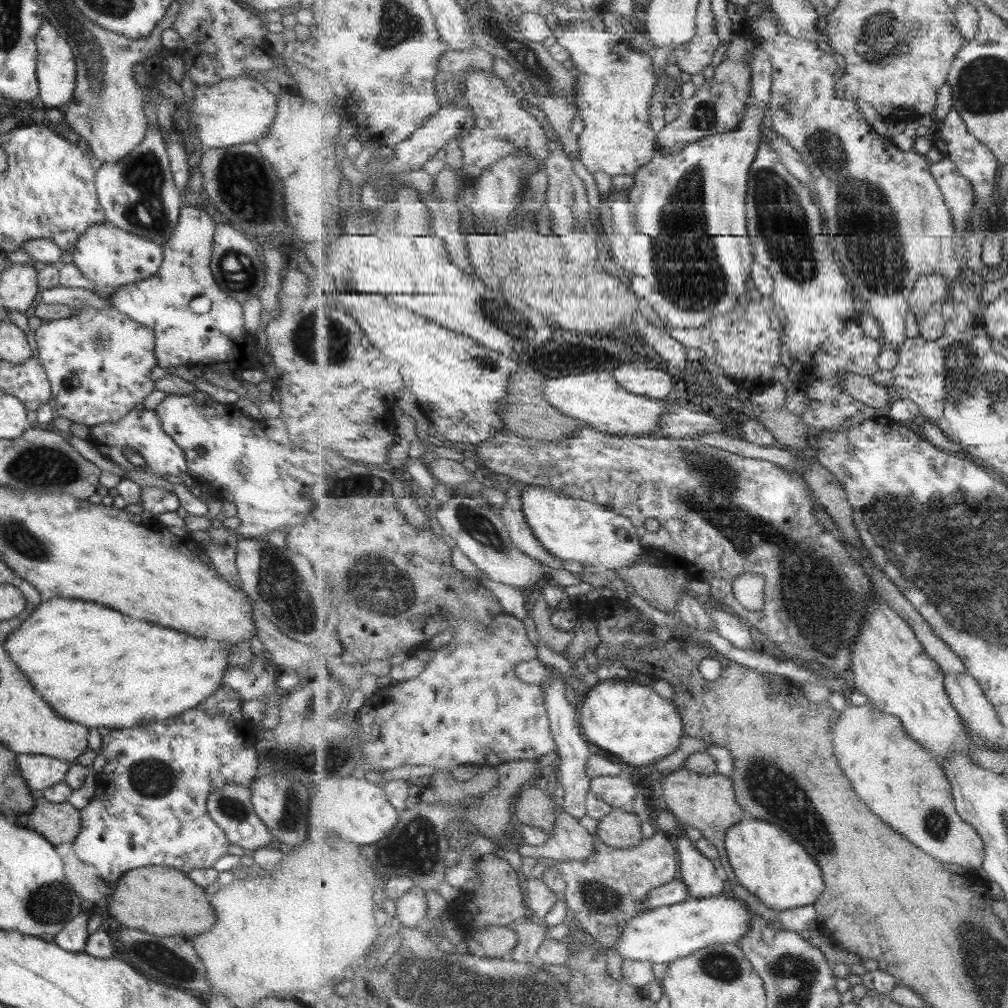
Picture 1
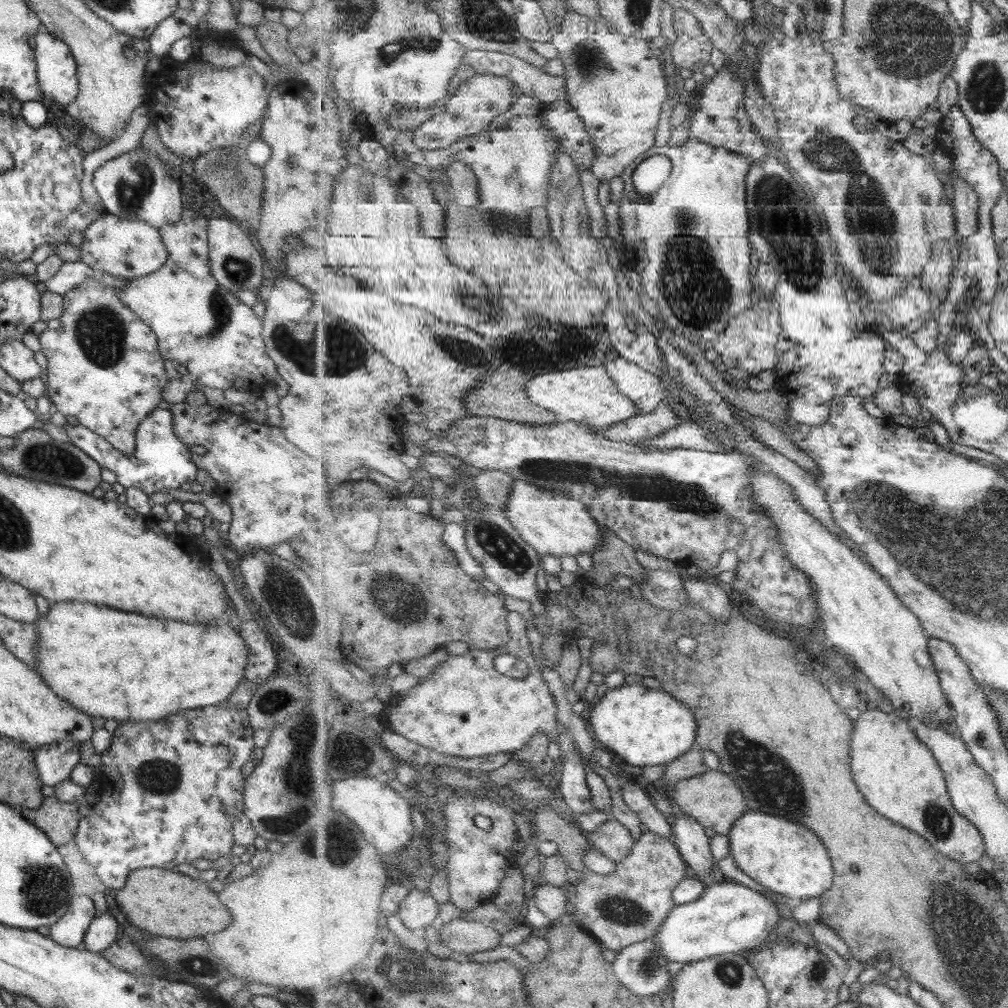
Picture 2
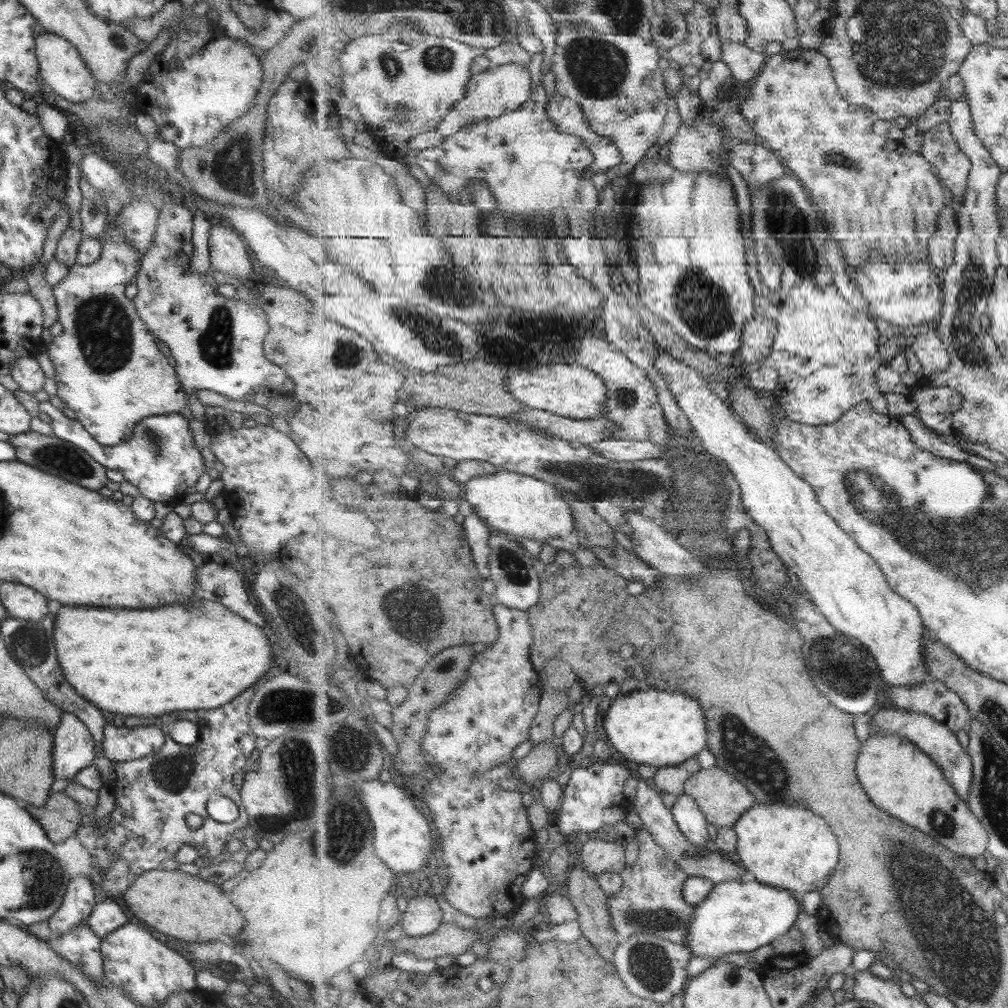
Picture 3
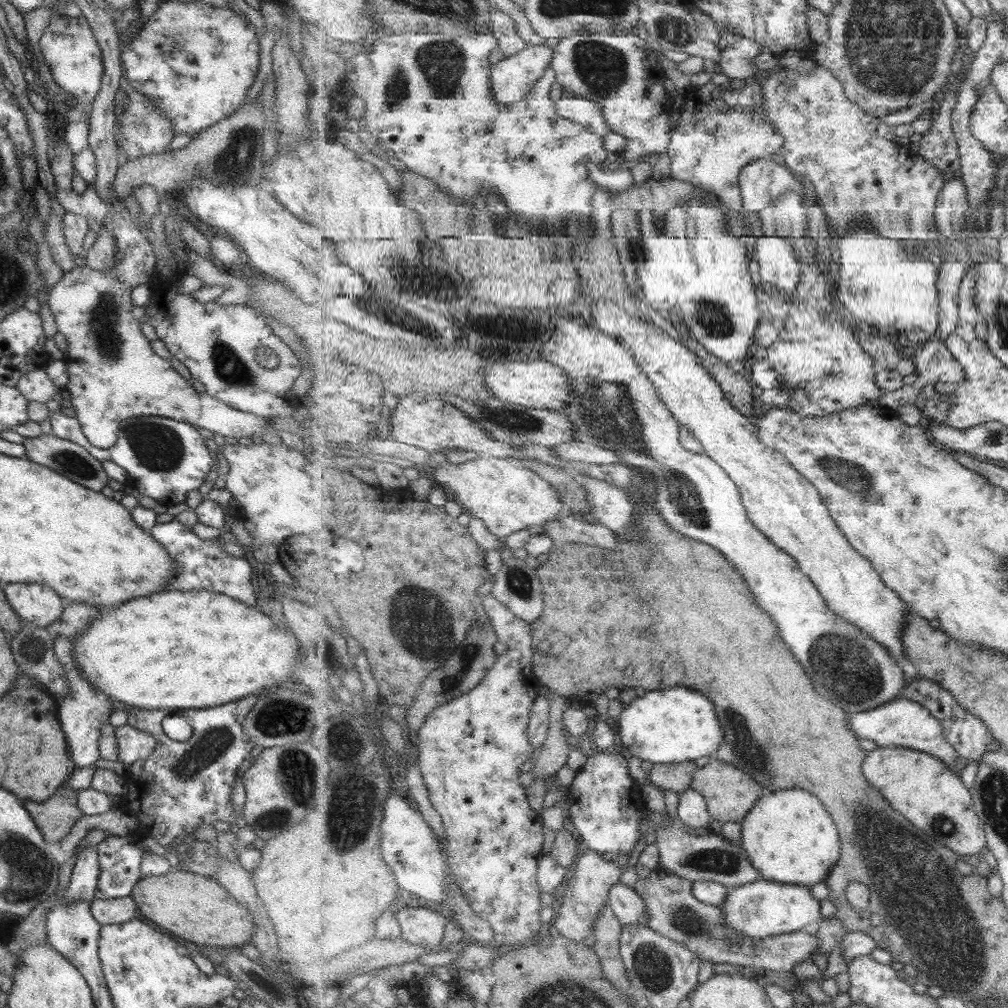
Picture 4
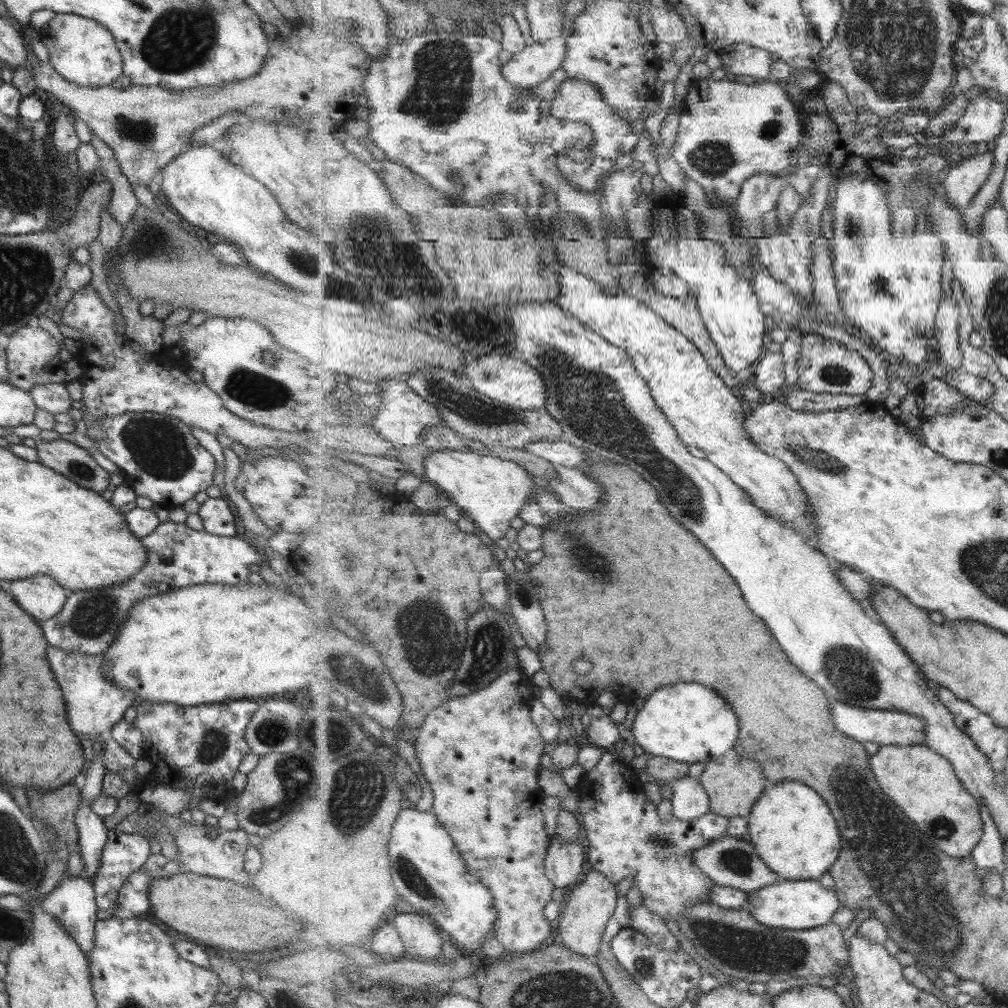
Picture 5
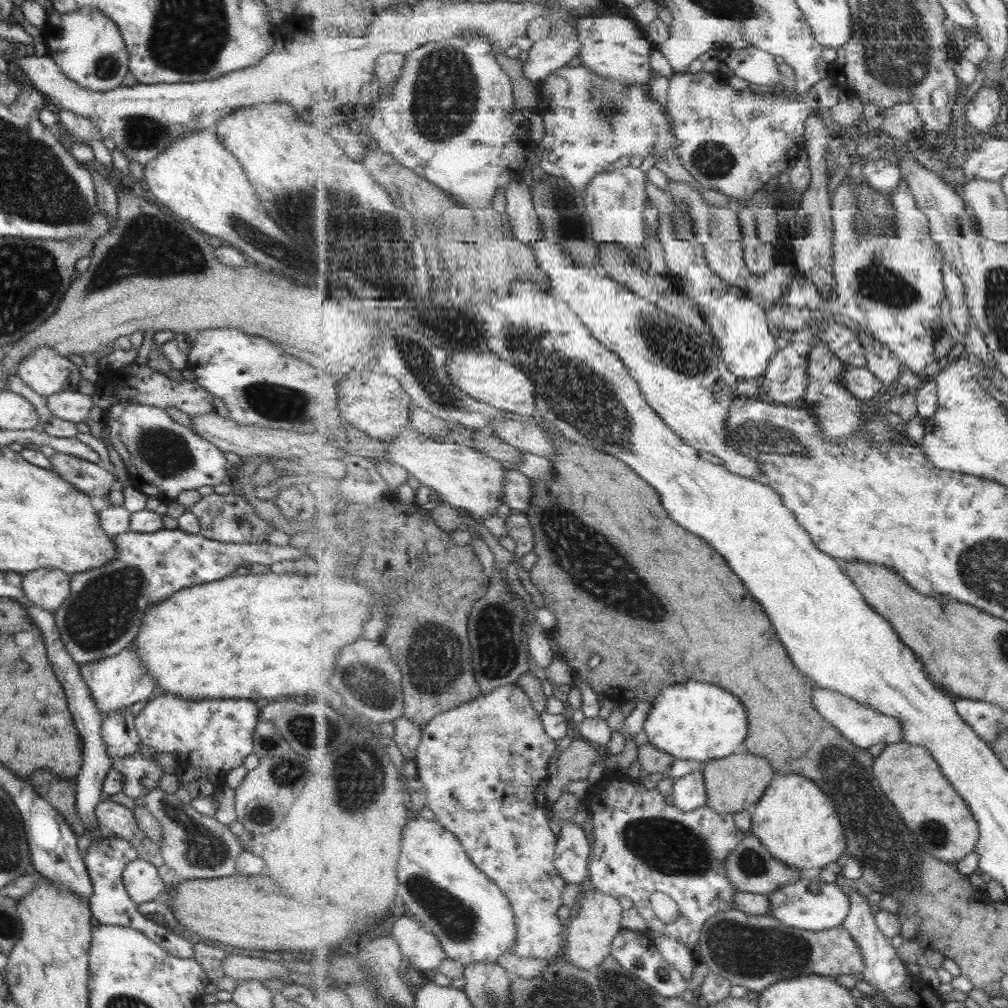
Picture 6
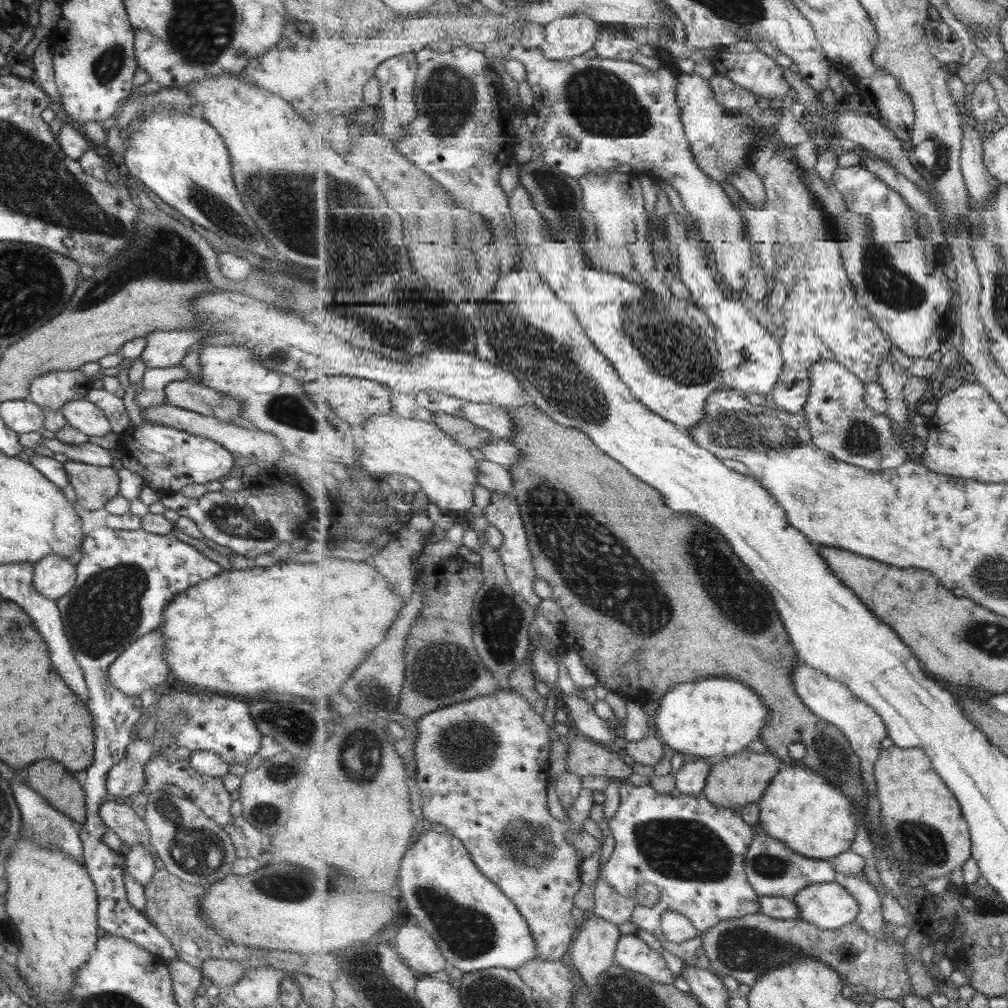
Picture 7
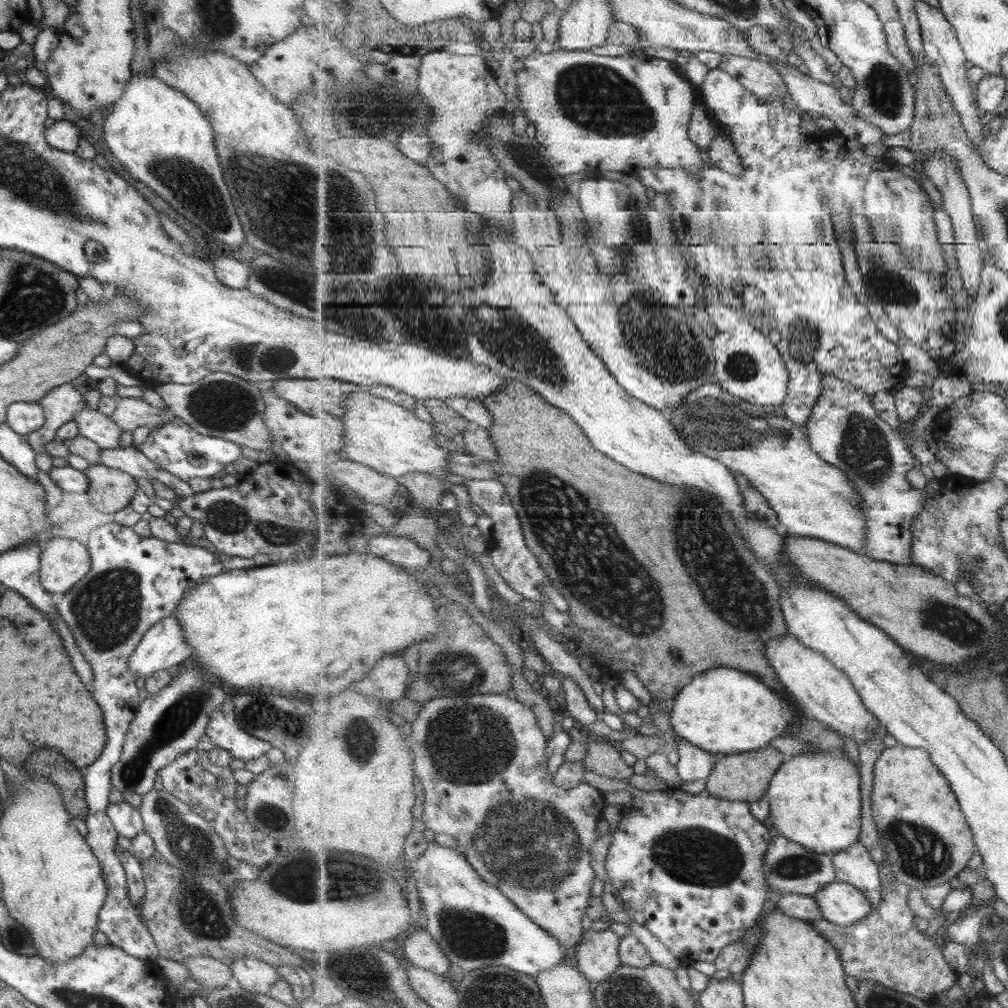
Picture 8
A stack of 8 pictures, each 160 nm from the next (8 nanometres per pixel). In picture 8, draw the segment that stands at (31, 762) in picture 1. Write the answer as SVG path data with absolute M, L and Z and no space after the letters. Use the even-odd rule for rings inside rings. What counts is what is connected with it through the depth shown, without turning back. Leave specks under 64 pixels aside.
M172 615L148 628L134 649L127 658L126 670L139 678L149 678L151 674L180 664L193 654Z

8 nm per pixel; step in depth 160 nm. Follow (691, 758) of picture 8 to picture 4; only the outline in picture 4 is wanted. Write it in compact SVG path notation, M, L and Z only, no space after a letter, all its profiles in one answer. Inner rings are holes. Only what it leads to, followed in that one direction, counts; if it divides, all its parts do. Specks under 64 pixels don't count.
M689 787L687 791L679 794L679 797L677 812L684 824L692 828L703 828L713 822L714 818L708 810L705 797L695 791L695 788Z

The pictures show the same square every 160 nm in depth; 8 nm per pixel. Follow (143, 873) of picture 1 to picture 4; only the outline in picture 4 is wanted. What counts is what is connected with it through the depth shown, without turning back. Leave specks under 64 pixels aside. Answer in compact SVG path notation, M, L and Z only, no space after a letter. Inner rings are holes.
M168 870L164 874L141 876L130 897L141 916L169 934L189 940L192 945L235 946L250 943L252 920L247 910L213 880L188 871Z

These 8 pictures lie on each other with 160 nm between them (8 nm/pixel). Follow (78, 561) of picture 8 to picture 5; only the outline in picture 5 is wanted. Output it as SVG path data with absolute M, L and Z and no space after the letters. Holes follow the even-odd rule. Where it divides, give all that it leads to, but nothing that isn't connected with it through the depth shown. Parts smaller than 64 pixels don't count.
M46 575L6 582L5 589L36 622L54 618L67 600L67 592Z

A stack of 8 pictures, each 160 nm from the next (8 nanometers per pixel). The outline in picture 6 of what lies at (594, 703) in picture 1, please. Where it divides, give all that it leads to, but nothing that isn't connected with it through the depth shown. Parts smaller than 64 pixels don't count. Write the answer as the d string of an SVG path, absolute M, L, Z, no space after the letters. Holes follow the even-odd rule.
M687 682L687 684L667 686L663 694L659 694L659 698L652 702L649 716L644 724L644 732L649 743L671 756L683 760L696 760L704 765L713 759L730 757L743 749L743 740L747 738L747 730L749 730L747 720L749 718L745 706L731 692L719 686L711 686L707 682Z

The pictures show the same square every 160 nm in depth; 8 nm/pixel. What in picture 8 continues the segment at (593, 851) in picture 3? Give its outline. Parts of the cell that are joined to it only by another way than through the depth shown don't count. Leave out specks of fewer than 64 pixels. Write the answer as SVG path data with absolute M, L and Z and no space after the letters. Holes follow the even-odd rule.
M609 928L600 931L587 930L575 950L576 964L591 982L605 984L605 980L623 968L620 958L619 937Z

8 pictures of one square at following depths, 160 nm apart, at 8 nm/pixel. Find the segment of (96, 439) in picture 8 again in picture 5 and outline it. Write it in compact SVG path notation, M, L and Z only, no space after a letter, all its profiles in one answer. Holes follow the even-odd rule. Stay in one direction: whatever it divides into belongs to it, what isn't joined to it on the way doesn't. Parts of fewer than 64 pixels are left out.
M62 383L36 384L28 393L36 408L49 414L67 413L67 410L75 405L65 391L65 384Z

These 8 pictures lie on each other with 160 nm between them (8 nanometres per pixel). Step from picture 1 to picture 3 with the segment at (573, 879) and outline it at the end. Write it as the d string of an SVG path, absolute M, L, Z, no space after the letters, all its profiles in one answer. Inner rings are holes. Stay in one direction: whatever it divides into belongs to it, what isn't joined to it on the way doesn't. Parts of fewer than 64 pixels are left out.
M643 828L637 831L639 857L633 866L622 870L623 888L608 896L609 912L614 929L621 939L636 934L653 934L679 944L686 944L688 926L691 924L696 908L686 901L683 891L689 875Z

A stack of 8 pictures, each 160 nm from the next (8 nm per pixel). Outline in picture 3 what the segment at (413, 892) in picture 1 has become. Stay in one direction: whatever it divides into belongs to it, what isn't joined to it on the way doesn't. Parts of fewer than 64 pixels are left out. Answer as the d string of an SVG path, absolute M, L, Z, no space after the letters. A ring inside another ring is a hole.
M432 895L410 897L402 917L403 934L425 936L437 932L443 924L443 910Z

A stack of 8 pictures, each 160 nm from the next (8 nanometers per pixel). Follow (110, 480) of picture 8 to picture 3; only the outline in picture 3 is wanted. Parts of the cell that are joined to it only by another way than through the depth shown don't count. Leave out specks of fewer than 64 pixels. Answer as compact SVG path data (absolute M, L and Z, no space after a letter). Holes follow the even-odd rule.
M33 431L9 436L7 440L14 448L15 461L22 462L27 466L33 466L37 470L43 471L65 480L75 483L87 490L97 491L107 484L106 468L95 462L86 452L57 438L56 436L45 436Z

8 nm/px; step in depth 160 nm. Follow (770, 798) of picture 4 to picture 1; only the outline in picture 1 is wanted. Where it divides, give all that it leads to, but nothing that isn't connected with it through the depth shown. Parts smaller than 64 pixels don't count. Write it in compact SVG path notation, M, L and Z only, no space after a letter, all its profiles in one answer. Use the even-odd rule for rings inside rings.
M747 815L727 833L726 852L737 883L776 910L813 905L826 890L823 869L798 839L775 823Z

